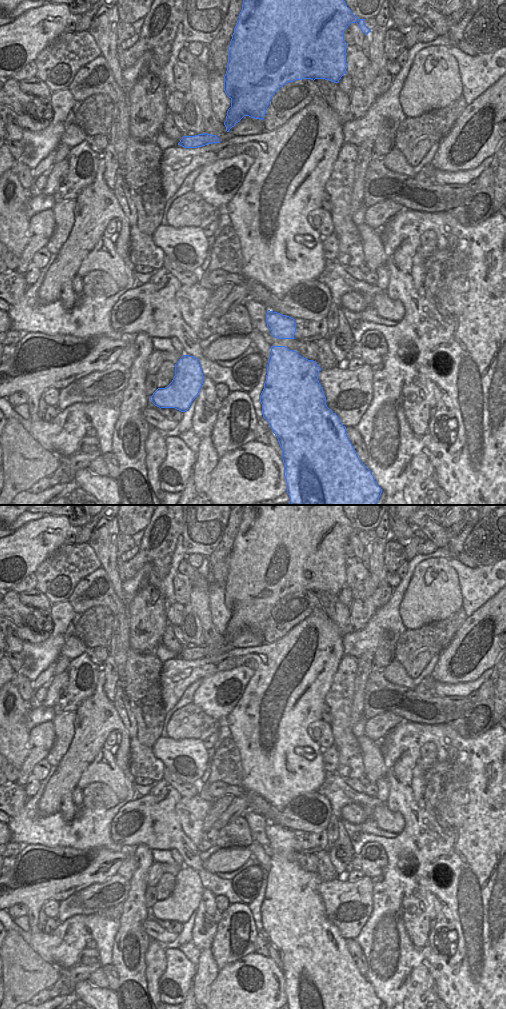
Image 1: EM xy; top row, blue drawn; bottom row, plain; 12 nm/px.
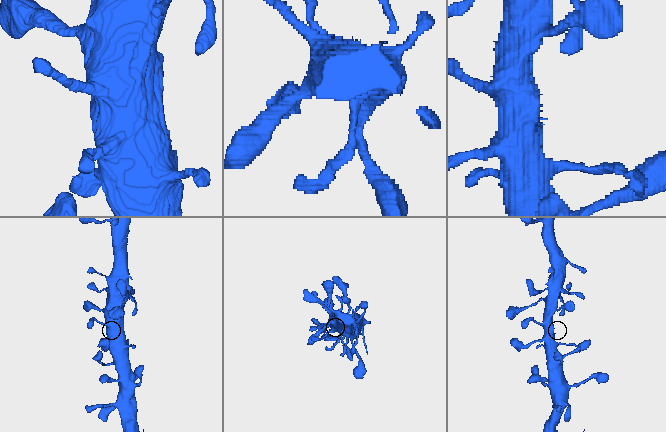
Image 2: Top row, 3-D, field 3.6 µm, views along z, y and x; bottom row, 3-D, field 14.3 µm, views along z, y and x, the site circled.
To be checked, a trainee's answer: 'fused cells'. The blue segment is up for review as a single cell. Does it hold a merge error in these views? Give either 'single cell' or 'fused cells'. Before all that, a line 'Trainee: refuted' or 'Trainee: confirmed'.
Trainee: refuted
single cell

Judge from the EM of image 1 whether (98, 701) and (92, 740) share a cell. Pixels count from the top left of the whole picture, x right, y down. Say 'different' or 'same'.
same

